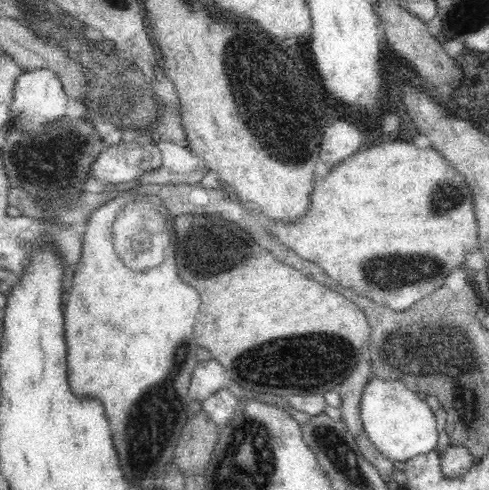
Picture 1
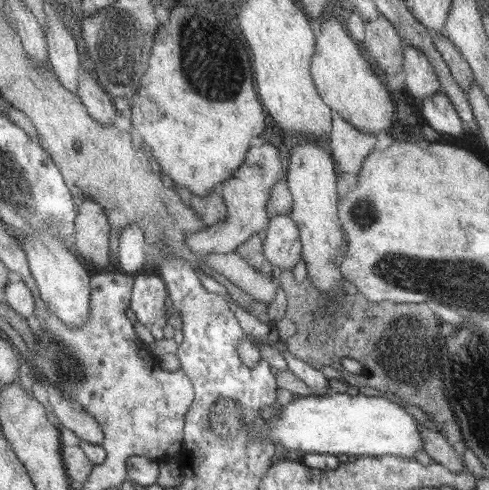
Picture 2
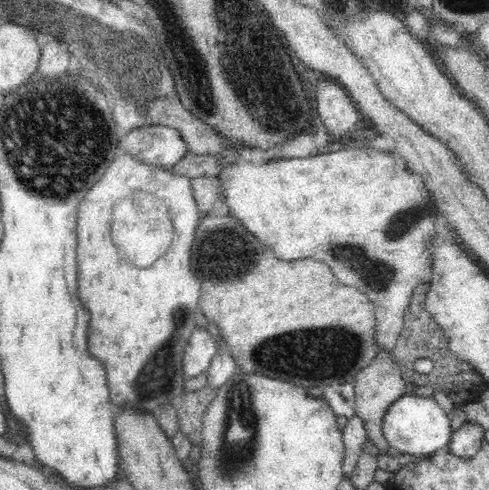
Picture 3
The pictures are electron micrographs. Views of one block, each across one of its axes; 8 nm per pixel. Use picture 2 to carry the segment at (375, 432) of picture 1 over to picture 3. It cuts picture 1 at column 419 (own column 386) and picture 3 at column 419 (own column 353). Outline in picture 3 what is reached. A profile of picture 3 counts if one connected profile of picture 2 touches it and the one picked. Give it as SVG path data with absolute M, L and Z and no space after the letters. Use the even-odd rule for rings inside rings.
M406 392L402 398L398 398L384 416L384 436L390 442L392 448L400 450L402 456L434 456L440 452L448 452L450 440L452 440L452 426L450 426L452 414L446 414L434 398L422 398L412 392Z

